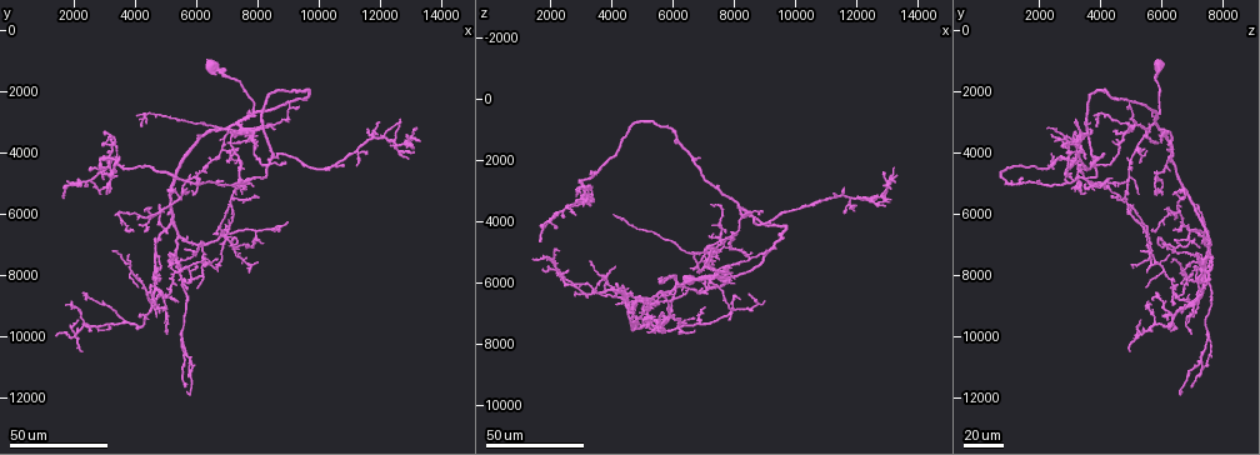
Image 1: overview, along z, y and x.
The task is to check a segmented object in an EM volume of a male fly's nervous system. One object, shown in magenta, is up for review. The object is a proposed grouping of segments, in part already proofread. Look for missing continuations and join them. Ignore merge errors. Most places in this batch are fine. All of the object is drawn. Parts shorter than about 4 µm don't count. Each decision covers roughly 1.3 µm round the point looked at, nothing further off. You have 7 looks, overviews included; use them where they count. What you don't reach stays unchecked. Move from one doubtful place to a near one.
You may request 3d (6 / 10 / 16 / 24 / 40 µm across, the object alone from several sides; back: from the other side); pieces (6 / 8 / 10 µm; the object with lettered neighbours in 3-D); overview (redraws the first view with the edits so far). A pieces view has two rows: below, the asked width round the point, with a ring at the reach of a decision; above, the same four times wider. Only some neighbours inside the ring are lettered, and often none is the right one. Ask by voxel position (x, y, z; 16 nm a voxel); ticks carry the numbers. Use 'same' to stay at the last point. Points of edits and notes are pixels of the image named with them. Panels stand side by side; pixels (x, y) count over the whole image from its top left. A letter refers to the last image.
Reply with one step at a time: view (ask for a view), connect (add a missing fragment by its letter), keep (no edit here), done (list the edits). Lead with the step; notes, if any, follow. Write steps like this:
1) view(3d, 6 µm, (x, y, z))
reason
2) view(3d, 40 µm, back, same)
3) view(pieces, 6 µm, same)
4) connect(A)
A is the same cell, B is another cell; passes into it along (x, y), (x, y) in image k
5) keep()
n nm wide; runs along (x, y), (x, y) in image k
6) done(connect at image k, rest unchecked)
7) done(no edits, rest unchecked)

view(3d, 40 µm, (7900, 7100, 7200))
an open end

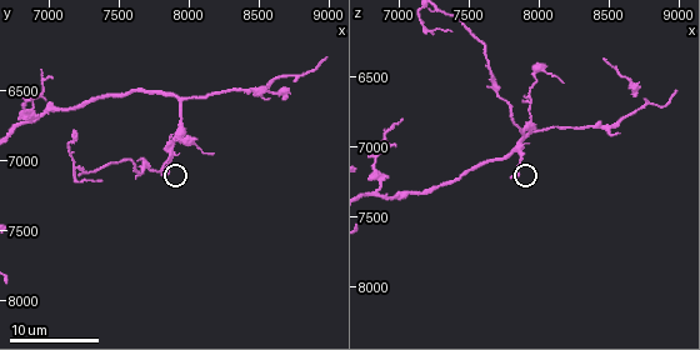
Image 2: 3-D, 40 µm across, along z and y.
view(pieces, 8 µm, (7800, 7100, 7220))

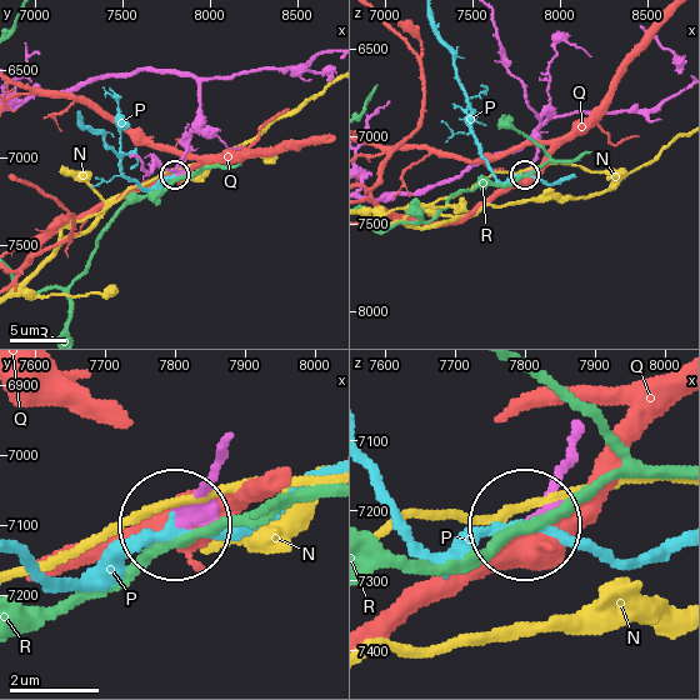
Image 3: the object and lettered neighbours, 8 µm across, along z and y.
keep()
N, P, Q and R are other cells; runs along (580, 440), (528, 526) in image 3; none of them fits

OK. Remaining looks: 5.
view(3d, 40 µm, (1600, 5500, 4700))
branch stops here

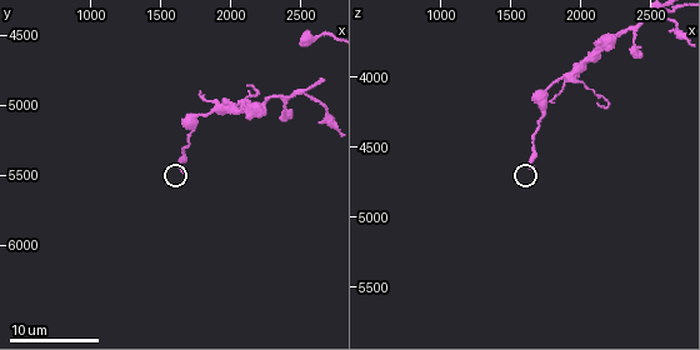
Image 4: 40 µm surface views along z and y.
view(pieces, 10 µm, (1660, 5480, 4660))
what lies round it

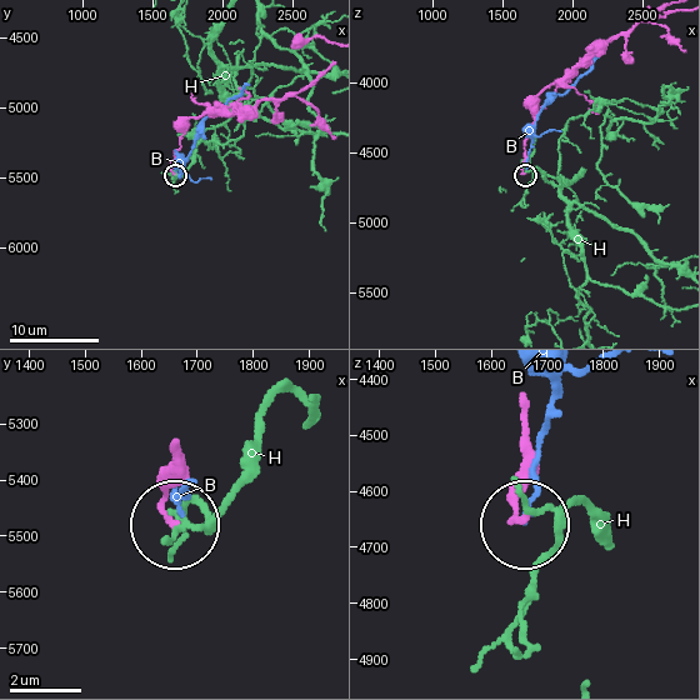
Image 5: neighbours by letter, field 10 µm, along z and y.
keep()
170 nm wide; B and H are other cells; runs along (581, 63), (538, 95), (524, 149), (523, 174) in image 5; none of them fits

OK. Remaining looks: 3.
view(3d, 40 µm, (3400, 4800, 3300))
thin end

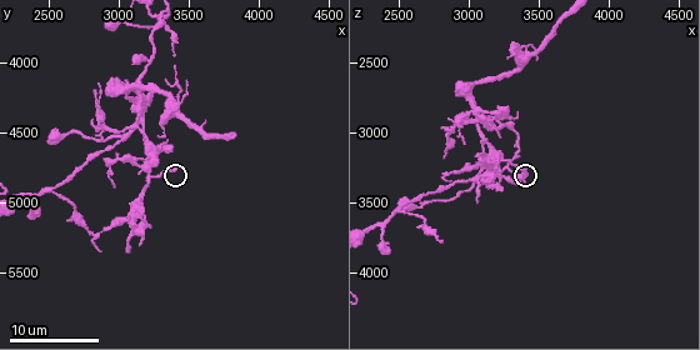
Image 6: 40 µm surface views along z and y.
view(pieces, 8 µm, (3400, 4760, 3280))

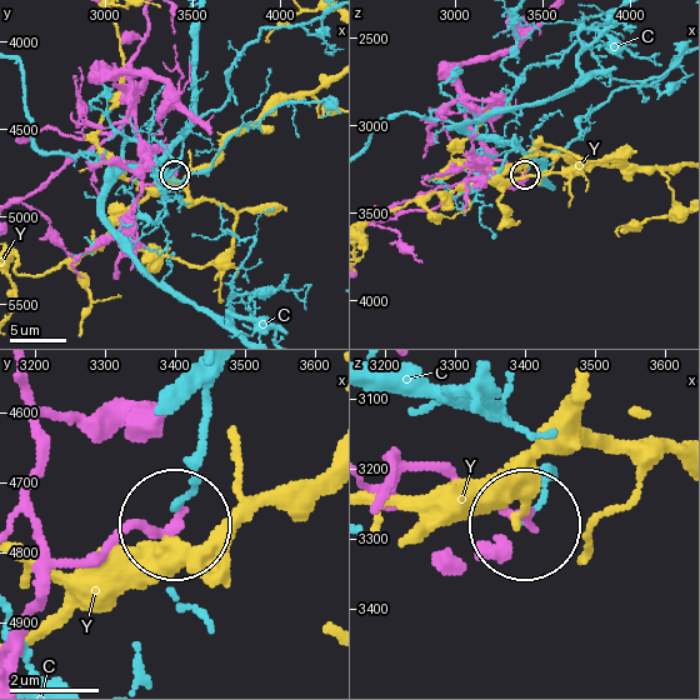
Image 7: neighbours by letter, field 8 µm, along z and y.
keep()
C and Y are other cells; runs along (21, 389), (51, 545), (171, 526) in image 7; no lettered fragment goes on from it

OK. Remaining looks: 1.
done(no edits, rest unchecked)

